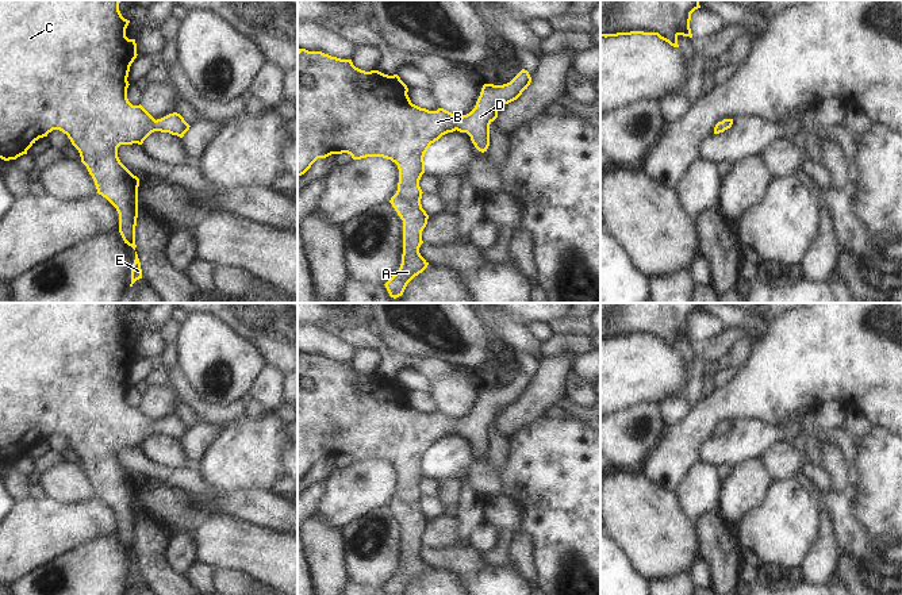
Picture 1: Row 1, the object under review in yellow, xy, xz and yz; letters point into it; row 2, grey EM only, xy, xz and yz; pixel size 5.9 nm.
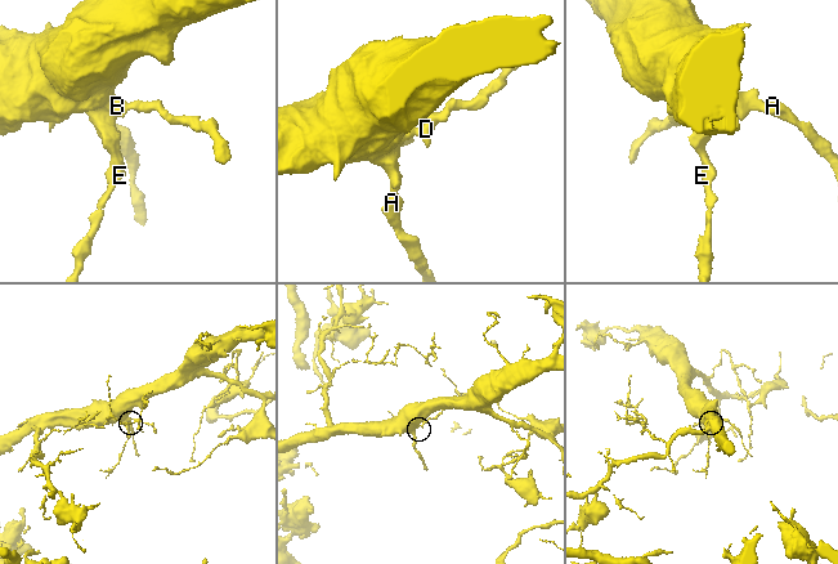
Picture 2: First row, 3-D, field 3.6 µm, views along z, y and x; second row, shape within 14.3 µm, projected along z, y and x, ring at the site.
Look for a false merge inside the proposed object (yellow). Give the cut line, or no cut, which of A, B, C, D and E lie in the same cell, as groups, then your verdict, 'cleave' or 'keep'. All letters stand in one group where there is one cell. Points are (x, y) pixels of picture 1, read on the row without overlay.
cut none; groups A B C D E; keep

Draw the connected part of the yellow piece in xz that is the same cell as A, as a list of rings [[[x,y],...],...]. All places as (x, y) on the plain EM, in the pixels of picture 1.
[[[298,353],[298,479],[304,477],[318,461],[342,456],[353,462],[383,460],[398,468],[398,494],[389,506],[403,523],[403,557],[399,573],[384,587],[388,595],[404,595],[407,587],[429,568],[419,556],[422,534],[429,522],[421,507],[423,495],[419,483],[430,448],[457,433],[467,435],[479,454],[487,454],[490,427],[498,421],[499,407],[517,403],[530,385],[529,375],[522,372],[507,387],[484,387],[475,411],[458,421],[444,411],[429,414],[412,407],[408,391],[398,377],[365,375],[356,371],[352,362]]]

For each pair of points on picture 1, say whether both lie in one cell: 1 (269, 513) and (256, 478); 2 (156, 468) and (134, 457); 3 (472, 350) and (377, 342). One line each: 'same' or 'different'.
1: different
2: same
3: different

